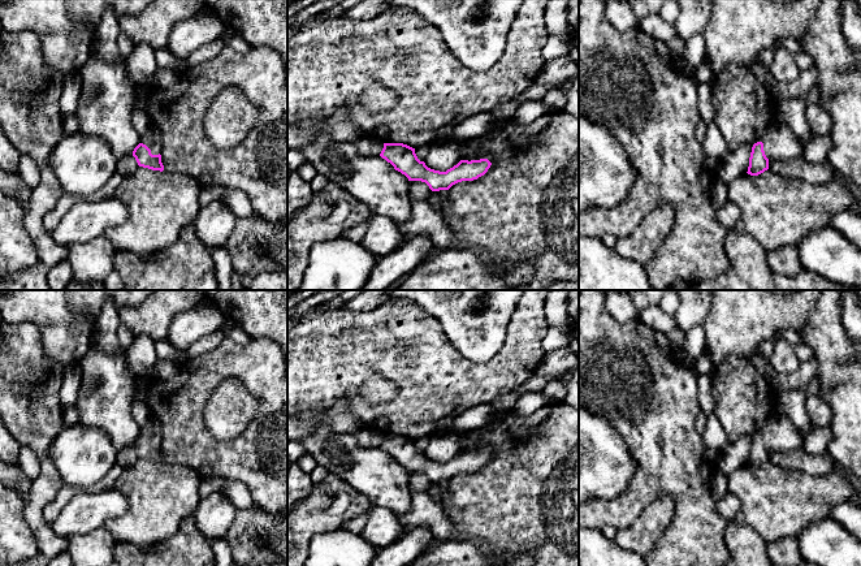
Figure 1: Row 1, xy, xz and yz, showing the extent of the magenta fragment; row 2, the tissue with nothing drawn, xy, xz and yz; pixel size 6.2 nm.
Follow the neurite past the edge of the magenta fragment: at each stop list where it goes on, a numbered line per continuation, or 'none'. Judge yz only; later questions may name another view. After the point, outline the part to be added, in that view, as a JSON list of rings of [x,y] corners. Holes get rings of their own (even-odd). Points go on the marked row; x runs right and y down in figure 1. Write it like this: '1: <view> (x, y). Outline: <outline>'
1: yz (779, 142). Outline: [[[773,120],[765,135],[762,137],[763,151],[769,160],[788,160],[800,157],[806,144],[802,143],[791,128],[779,121]]]

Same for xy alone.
1: xy (151, 138). Outline: [[[150,125],[148,131],[140,137],[140,143],[146,144],[152,155],[159,155],[161,152],[161,138],[156,129]]]

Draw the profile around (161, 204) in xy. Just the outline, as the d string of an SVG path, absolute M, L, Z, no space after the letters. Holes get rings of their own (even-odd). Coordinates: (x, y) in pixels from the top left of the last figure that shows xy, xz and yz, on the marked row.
M138 167L113 194L127 206L129 216L104 237L116 251L151 254L165 249L194 222L200 190L187 174Z

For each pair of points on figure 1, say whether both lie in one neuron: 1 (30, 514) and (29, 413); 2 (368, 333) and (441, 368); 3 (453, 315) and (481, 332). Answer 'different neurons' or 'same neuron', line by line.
1: same neuron
2: same neuron
3: same neuron

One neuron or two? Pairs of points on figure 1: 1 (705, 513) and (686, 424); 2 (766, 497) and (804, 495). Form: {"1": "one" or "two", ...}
{"1": "one", "2": "one"}

